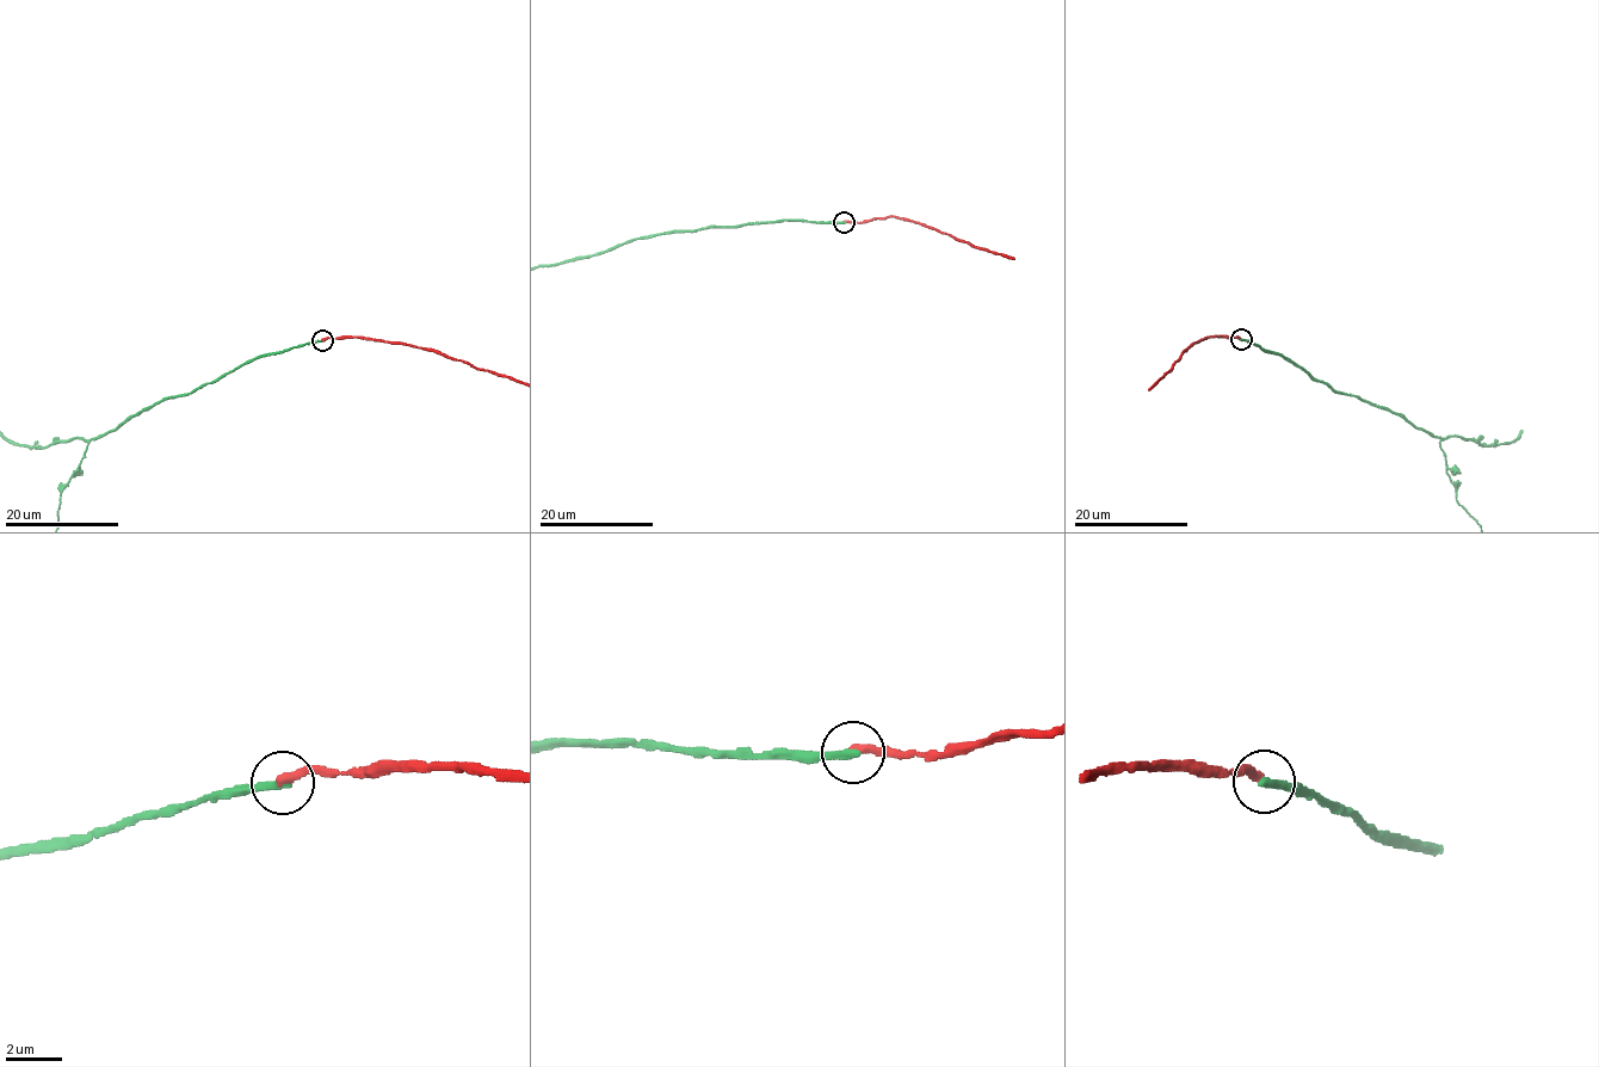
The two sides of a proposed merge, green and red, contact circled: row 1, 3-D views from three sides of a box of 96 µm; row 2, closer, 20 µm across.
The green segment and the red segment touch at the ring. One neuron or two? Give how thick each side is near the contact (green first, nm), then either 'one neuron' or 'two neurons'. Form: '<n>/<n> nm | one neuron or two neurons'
320/300 nm | two neurons

